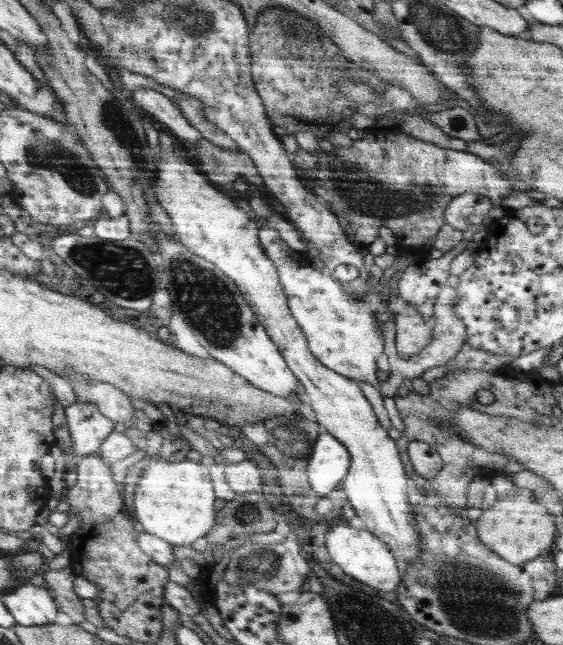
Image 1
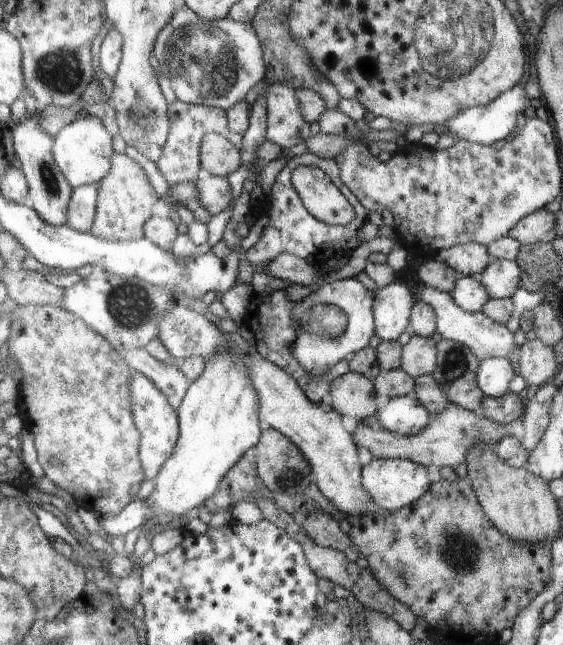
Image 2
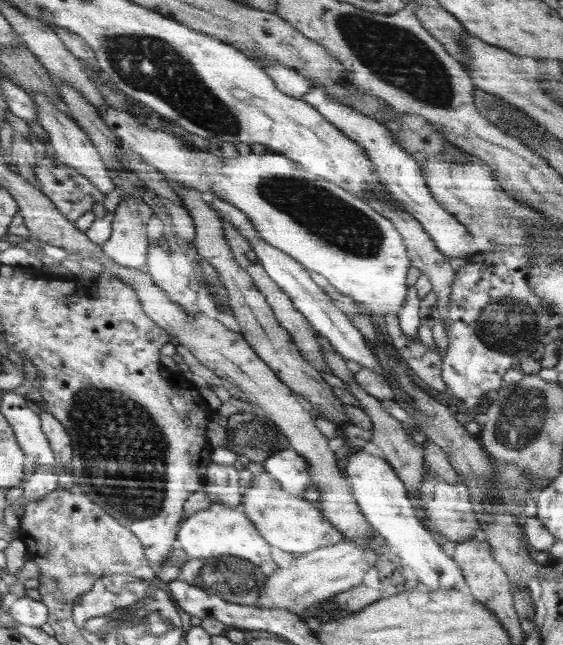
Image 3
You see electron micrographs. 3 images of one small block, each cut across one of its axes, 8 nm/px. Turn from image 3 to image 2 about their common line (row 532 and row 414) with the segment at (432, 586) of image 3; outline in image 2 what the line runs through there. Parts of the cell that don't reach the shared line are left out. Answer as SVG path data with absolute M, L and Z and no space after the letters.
M394 396L383 409L375 413L376 425L389 432L400 432L400 436L410 436L424 431L431 414L414 397Z

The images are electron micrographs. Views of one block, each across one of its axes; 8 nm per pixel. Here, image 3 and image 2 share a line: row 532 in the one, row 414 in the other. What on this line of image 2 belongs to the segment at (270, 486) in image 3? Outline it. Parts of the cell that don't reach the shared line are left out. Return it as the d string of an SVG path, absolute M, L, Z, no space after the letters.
M249 355L244 356L244 364L260 402L260 420L284 434L303 452L308 466L312 469L313 482L322 494L336 508L342 510L346 518L350 518L356 508L368 504L372 498L364 490L363 478L360 478L362 468L358 464L358 452L352 442L352 436L344 430L340 422L340 413L330 408L329 404L312 401L295 378L276 364Z

